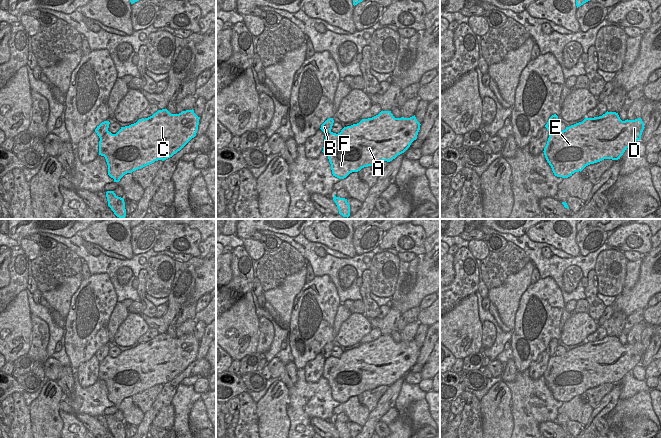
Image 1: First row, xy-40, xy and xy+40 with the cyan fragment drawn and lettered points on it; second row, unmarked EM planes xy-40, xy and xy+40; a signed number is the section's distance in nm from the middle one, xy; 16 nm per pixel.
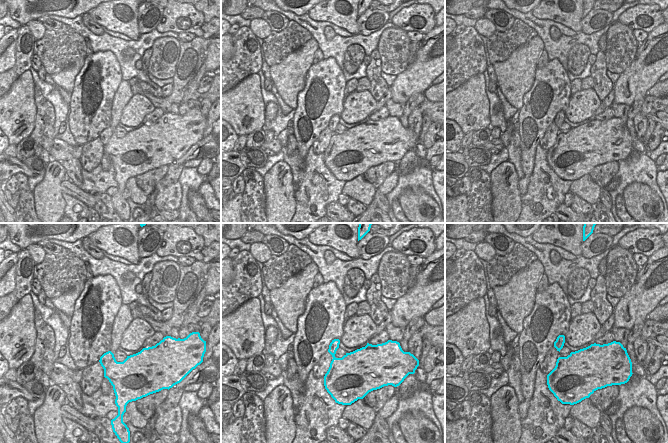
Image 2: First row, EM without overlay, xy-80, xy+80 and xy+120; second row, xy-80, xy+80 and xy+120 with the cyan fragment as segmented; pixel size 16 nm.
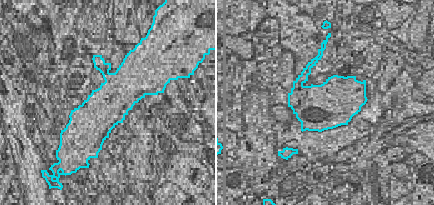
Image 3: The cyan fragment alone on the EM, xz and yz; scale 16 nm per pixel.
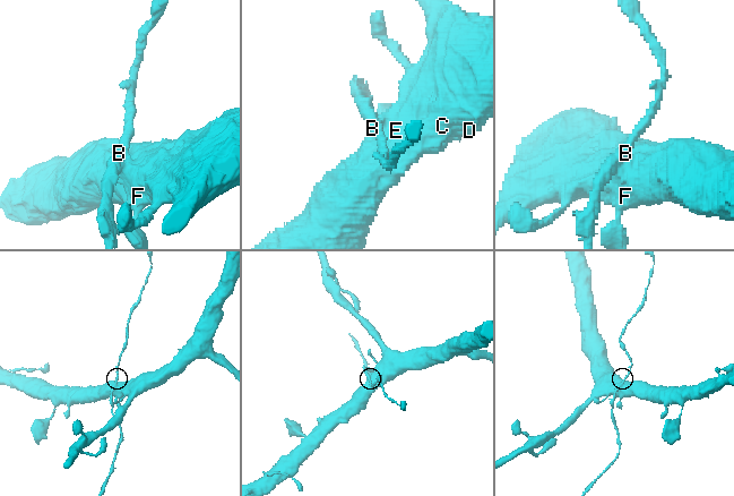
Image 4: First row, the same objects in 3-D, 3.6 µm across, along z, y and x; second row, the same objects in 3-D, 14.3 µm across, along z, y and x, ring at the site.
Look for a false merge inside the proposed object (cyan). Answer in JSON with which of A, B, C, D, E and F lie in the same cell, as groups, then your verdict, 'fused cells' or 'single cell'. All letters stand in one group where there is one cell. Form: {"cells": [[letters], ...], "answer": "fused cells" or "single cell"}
{"cells": [["A", "B", "C", "D", "E", "F"]], "answer": "single cell"}

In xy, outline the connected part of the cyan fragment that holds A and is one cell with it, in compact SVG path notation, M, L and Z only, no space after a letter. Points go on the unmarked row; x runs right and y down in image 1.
M391 335L362 343L338 358L331 355L333 347L329 342L321 349L325 358L322 376L328 380L333 400L339 403L381 385L392 385L417 363L421 349L415 339L395 342Z

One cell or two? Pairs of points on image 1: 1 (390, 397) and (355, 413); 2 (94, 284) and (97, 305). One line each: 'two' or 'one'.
1: two
2: one

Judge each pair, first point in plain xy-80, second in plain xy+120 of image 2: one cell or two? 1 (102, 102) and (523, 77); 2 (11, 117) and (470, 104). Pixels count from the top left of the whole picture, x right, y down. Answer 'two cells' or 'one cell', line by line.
1: two cells
2: one cell

